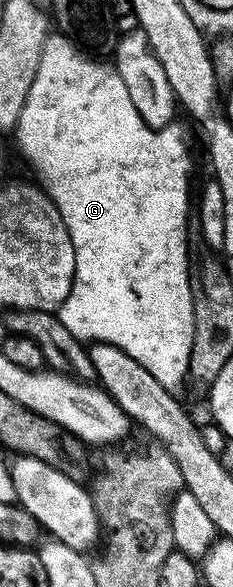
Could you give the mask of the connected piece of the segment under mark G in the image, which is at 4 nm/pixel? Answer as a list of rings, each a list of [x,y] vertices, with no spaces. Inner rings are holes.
[[[56,34],[49,35],[48,44],[44,48],[42,54],[42,62],[38,66],[38,74],[34,86],[30,86],[30,94],[26,98],[26,106],[22,110],[22,118],[18,125],[18,133],[20,132],[20,148],[24,151],[26,159],[32,163],[32,168],[45,180],[42,188],[48,193],[50,199],[57,204],[58,210],[61,211],[61,216],[65,220],[73,240],[74,246],[74,262],[76,263],[76,276],[73,279],[73,288],[69,297],[59,308],[58,315],[62,326],[66,326],[66,330],[70,330],[70,334],[74,334],[82,342],[99,342],[108,345],[109,348],[117,348],[126,354],[130,354],[130,358],[134,358],[134,362],[142,362],[142,366],[146,366],[146,370],[150,370],[150,374],[154,374],[154,378],[158,378],[158,382],[162,382],[162,386],[166,386],[169,390],[176,390],[176,387],[183,382],[184,376],[189,375],[190,365],[192,362],[192,343],[195,338],[196,326],[194,324],[194,302],[192,301],[192,277],[190,275],[190,255],[188,256],[188,207],[193,207],[194,198],[192,202],[192,152],[188,149],[188,136],[179,128],[179,123],[173,122],[167,124],[165,128],[159,130],[146,126],[146,122],[142,122],[142,114],[138,114],[138,110],[134,110],[134,102],[130,102],[130,93],[126,91],[126,82],[122,82],[120,75],[116,73],[115,67],[106,65],[107,63],[101,62],[99,59],[93,58],[91,55],[85,54],[83,51],[75,52],[62,37]]]

